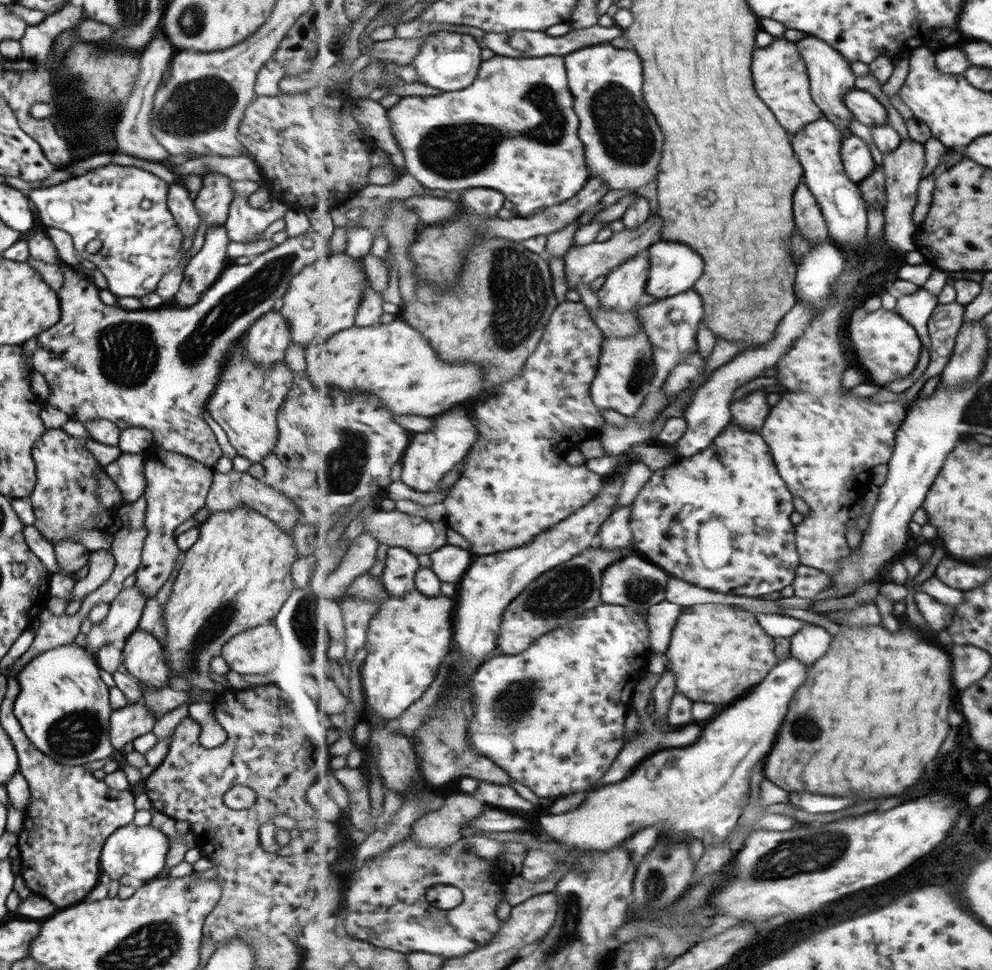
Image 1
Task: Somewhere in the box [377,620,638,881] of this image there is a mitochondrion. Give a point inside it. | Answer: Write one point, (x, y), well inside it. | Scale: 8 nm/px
(514, 701)

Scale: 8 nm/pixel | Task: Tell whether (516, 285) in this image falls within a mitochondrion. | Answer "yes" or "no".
yes

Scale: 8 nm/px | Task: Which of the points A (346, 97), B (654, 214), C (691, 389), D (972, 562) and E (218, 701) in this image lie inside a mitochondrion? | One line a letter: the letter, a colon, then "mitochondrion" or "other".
A: other
B: other
C: other
D: other
E: other

